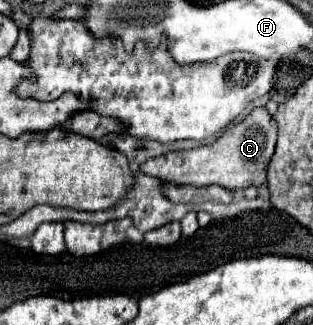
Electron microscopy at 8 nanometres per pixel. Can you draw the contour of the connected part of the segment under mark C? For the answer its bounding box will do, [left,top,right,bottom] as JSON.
[143,109,275,189]

